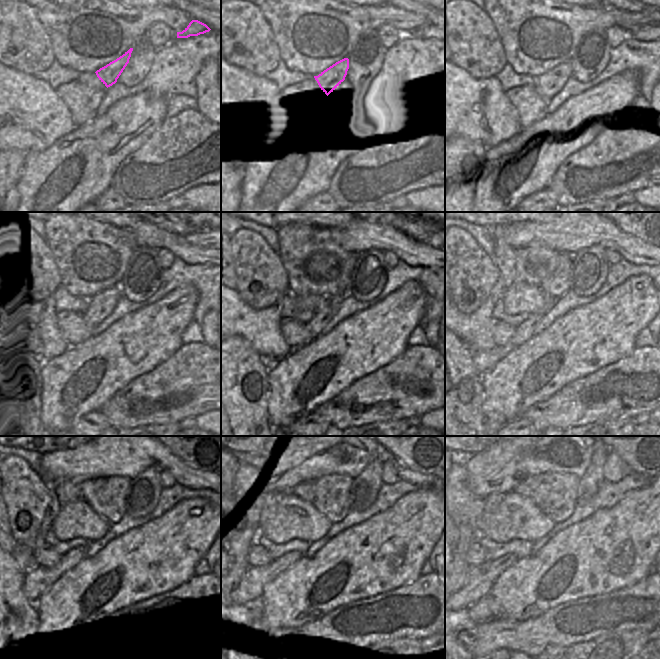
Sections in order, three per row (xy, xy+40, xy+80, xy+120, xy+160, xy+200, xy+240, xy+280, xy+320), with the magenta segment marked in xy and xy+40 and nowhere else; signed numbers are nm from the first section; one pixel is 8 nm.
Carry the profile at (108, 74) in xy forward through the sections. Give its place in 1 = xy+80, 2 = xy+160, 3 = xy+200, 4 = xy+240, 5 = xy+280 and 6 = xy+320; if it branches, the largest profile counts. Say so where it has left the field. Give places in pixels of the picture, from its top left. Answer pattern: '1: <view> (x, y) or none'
1: xy+80 (548, 84)
2: xy+160 (325, 311)
3: xy+200 (483, 360)
4: xy+240 (37, 580)
5: xy+280 (250, 588)
6: xy+320 (480, 580)

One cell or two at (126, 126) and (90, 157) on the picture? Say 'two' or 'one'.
one

